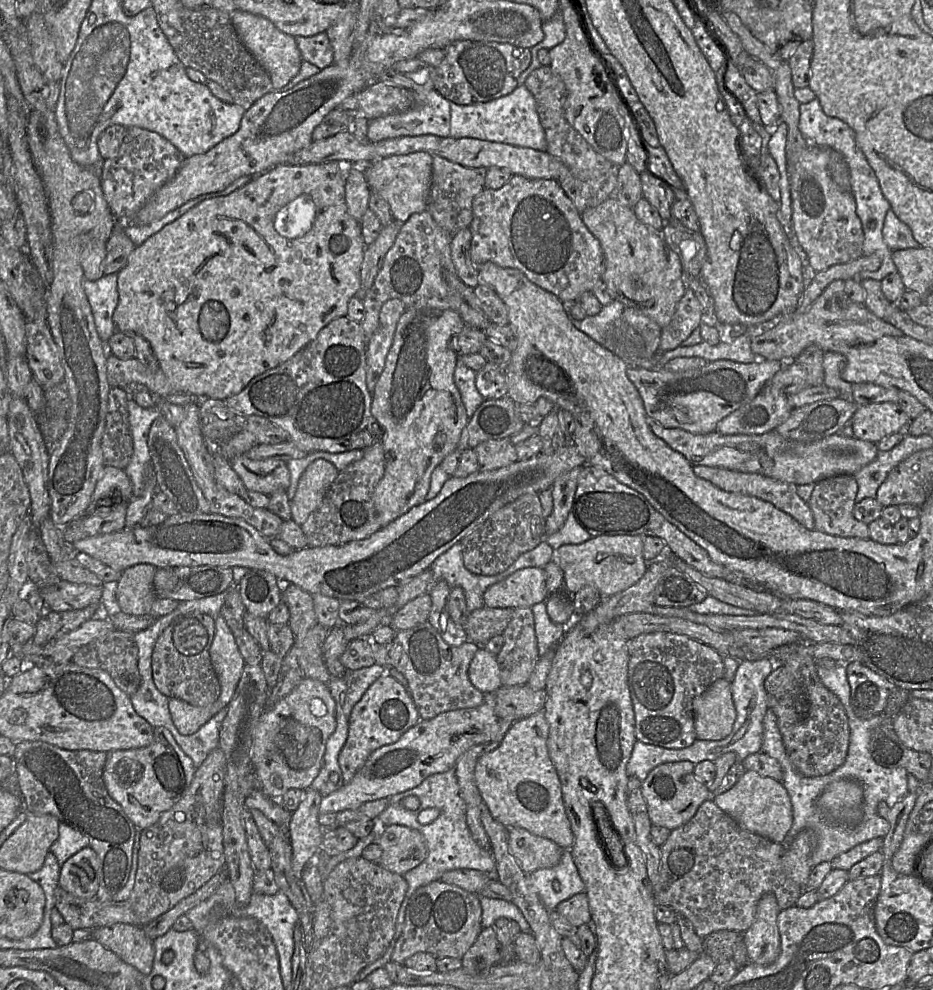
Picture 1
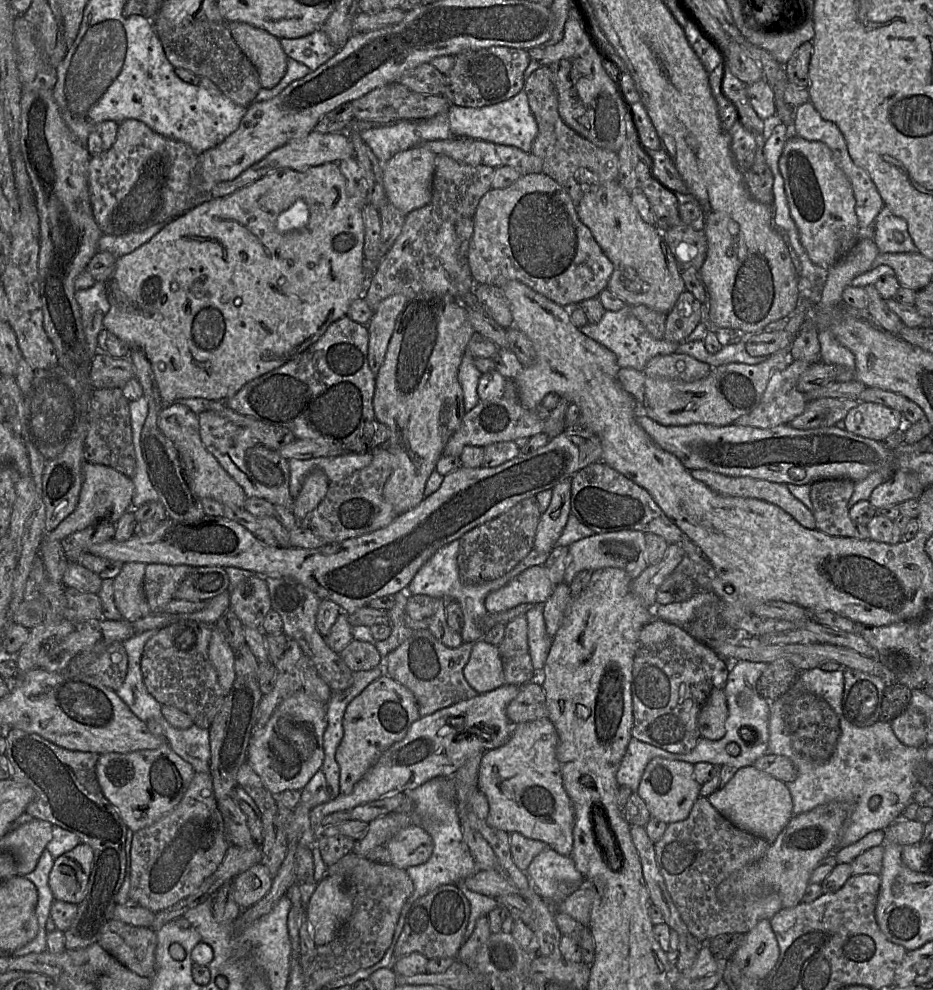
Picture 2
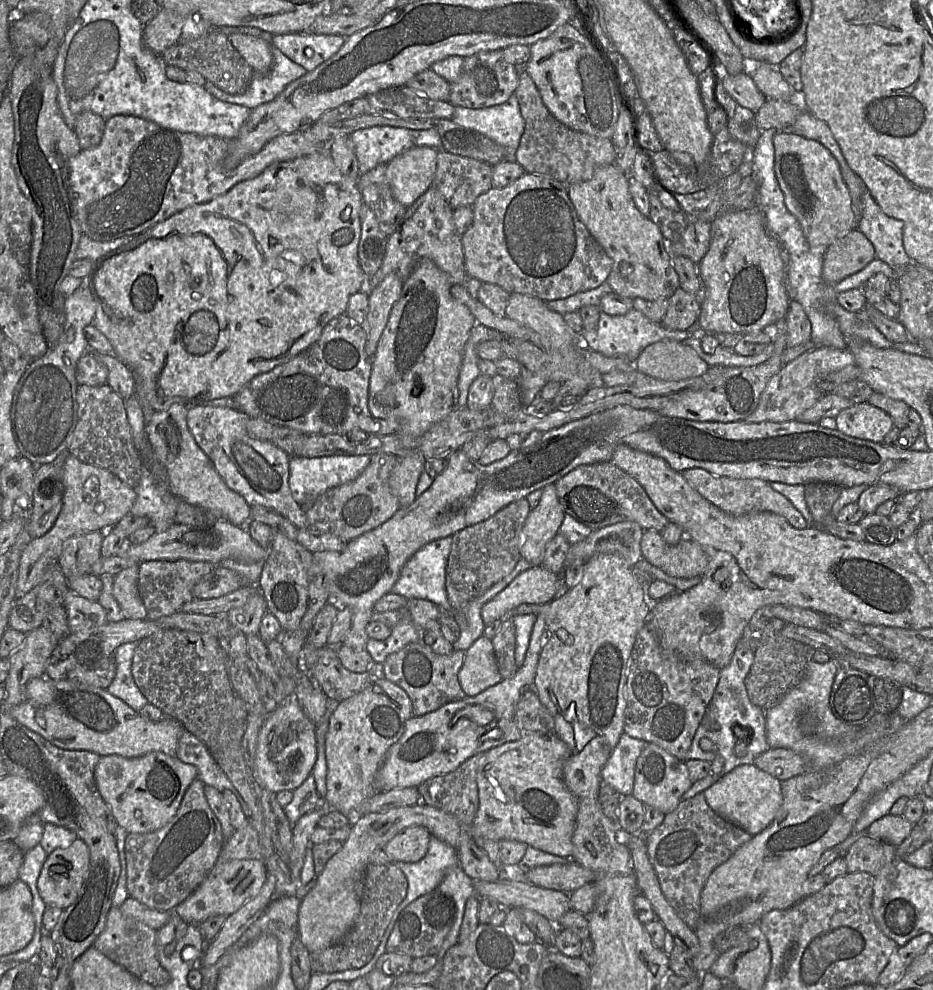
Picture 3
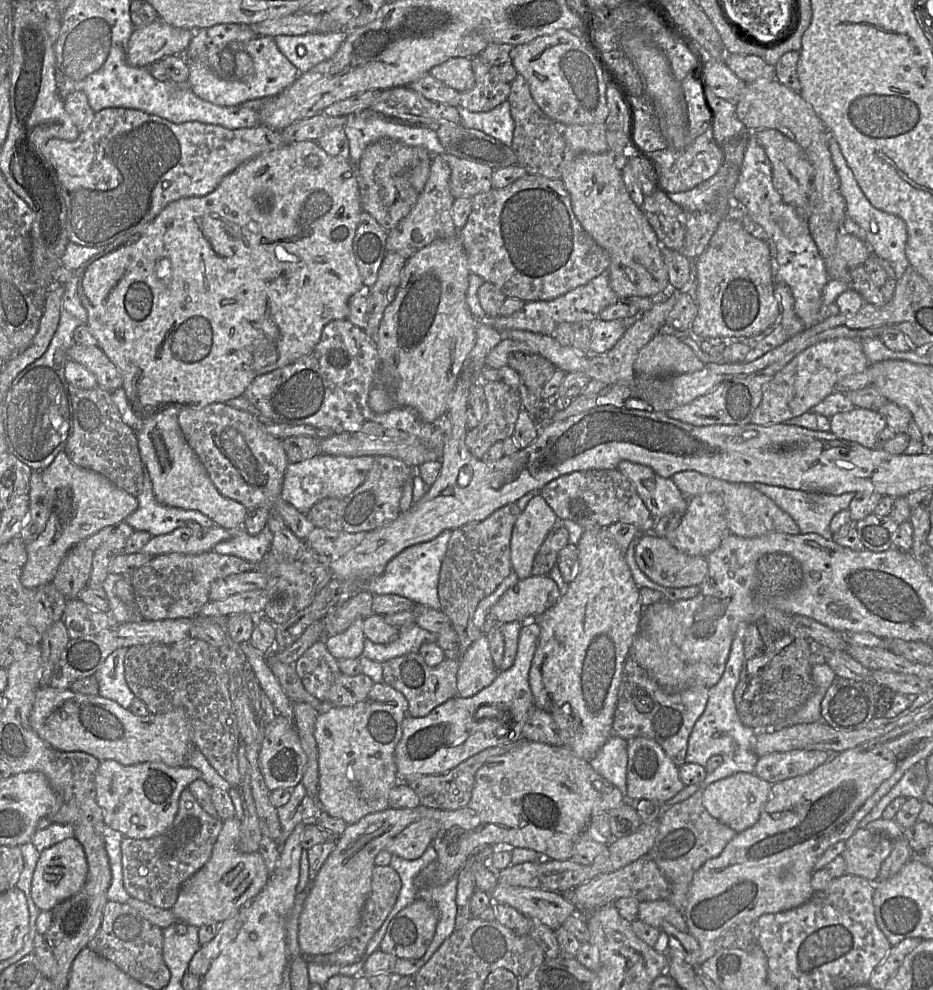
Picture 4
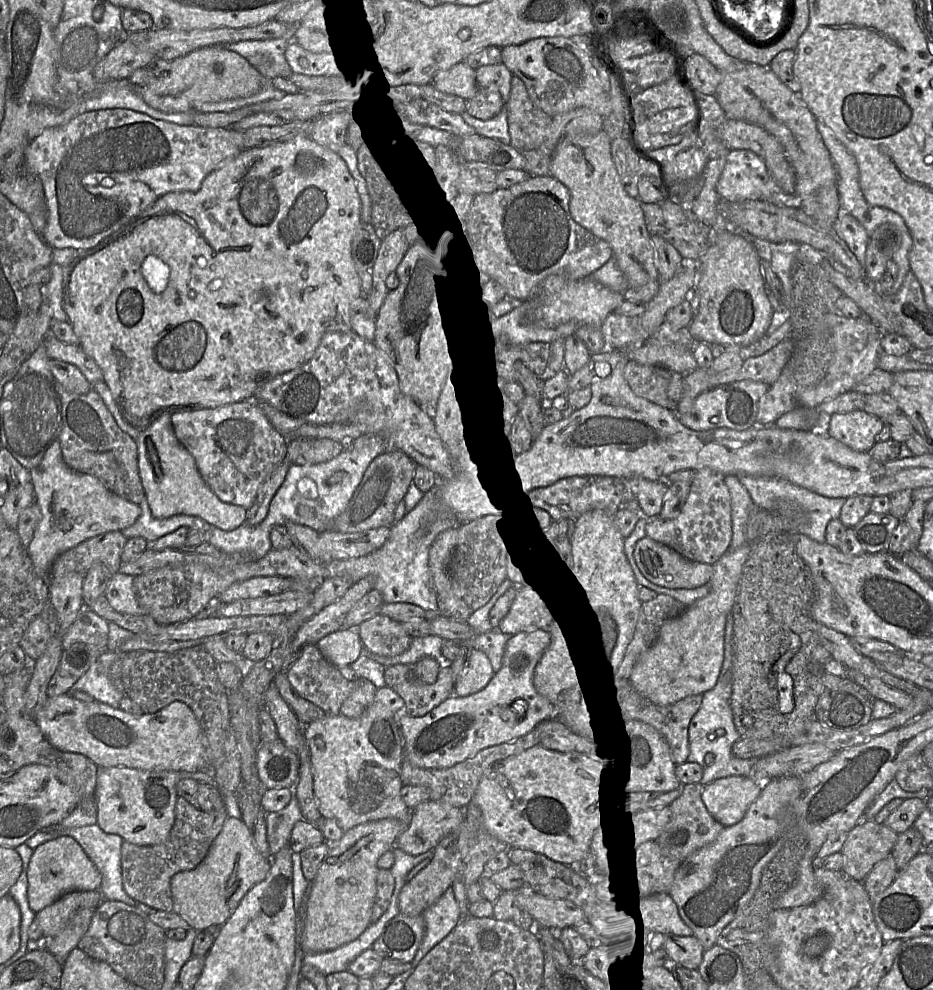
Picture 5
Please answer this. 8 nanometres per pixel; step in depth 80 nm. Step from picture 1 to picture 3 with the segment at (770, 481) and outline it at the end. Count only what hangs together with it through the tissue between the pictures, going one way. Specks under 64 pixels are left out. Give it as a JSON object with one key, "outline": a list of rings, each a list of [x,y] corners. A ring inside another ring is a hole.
{"outline":[[[691,468],[681,473],[692,488],[731,515],[740,516],[752,512],[768,511],[783,516],[794,528],[805,529],[810,526],[801,512],[784,495],[774,490],[766,480],[715,476],[701,468]]]}

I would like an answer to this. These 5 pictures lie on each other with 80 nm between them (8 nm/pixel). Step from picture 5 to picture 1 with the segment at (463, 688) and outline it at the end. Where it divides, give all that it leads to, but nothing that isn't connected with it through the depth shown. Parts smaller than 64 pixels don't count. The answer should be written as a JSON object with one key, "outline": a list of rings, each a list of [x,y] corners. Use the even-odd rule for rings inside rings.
{"outline":[[[479,647],[471,660],[468,677],[472,685],[486,696],[502,686],[496,656],[484,647]]]}

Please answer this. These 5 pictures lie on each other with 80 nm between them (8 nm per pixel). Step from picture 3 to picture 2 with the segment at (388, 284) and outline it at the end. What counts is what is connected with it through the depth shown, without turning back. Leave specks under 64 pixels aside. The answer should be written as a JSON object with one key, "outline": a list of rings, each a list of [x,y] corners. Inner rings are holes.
{"outline":[[[394,294],[385,298],[379,303],[370,321],[366,324],[369,334],[368,364],[375,377],[385,359],[396,319],[406,303],[406,297],[401,294]]]}

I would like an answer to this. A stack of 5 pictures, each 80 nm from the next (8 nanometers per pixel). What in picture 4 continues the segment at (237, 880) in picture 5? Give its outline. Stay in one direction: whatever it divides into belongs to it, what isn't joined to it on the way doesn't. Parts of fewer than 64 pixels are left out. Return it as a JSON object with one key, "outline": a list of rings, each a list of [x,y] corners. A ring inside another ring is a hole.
{"outline":[[[236,817],[223,821],[209,860],[182,884],[171,909],[179,921],[199,928],[212,922],[222,923],[256,896],[267,883],[269,872],[260,853],[246,854],[237,850],[240,824],[241,819]]]}

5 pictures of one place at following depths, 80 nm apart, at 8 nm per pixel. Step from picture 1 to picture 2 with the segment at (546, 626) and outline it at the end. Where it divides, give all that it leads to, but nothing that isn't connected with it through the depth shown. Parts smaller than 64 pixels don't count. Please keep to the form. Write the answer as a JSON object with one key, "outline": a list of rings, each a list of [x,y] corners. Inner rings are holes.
{"outline":[[[534,605],[525,614],[525,617],[528,627],[527,636],[531,662],[535,673],[541,672],[552,642],[552,637],[546,631],[542,605]]]}

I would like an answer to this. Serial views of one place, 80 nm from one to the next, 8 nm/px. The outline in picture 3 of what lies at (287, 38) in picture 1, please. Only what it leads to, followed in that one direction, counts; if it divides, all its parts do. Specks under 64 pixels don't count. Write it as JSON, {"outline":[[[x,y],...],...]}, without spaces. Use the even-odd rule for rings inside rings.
{"outline":[[[242,33],[231,34],[229,40],[255,73],[269,72],[273,63],[271,42]]]}

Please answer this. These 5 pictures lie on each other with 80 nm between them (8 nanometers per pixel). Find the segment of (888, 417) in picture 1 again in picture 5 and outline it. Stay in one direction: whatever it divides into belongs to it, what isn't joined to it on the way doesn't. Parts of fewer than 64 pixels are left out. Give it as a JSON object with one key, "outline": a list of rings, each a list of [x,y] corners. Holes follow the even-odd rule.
{"outline":[[[854,410],[831,414],[825,433],[853,450],[865,452],[876,443],[876,435],[884,425],[882,418],[864,410]]]}

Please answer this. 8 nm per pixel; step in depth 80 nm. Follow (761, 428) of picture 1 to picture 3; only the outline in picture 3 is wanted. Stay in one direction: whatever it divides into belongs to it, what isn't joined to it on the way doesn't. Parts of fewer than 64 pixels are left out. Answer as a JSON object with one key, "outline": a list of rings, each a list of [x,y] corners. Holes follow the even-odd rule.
{"outline":[[[817,346],[802,353],[792,361],[784,364],[781,369],[774,374],[768,381],[766,387],[761,393],[759,403],[755,411],[750,414],[744,421],[747,423],[760,423],[760,422],[786,422],[796,420],[796,418],[806,409],[813,406],[822,395],[815,386],[815,380],[820,376],[840,370],[846,366],[855,364],[853,354],[848,348],[837,349],[828,346]]]}

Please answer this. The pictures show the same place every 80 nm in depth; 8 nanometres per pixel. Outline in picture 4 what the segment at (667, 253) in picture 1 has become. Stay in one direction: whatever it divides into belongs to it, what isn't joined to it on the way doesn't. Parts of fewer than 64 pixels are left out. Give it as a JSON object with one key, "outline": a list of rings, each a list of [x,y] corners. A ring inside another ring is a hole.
{"outline":[[[612,153],[579,154],[564,170],[561,180],[570,194],[572,210],[581,226],[610,256],[610,286],[617,296],[619,298],[649,297],[668,291],[670,285],[662,256],[663,247],[641,208],[633,202],[626,190],[619,163]]]}

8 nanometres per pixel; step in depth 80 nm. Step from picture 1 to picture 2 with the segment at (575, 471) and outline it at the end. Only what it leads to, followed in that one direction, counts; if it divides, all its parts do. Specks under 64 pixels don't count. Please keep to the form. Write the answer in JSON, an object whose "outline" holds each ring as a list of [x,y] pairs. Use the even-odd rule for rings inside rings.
{"outline":[[[571,479],[556,484],[551,491],[551,502],[540,516],[533,545],[533,549],[541,553],[553,549],[567,523],[571,513]]]}

